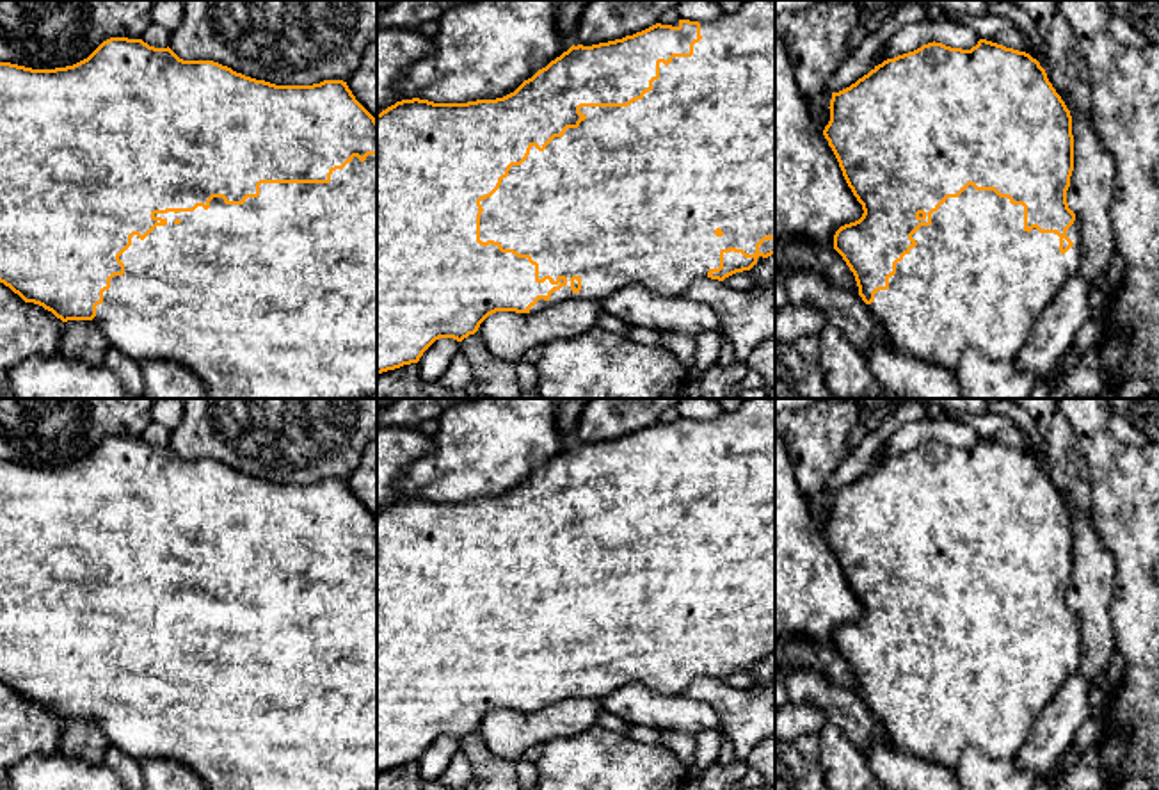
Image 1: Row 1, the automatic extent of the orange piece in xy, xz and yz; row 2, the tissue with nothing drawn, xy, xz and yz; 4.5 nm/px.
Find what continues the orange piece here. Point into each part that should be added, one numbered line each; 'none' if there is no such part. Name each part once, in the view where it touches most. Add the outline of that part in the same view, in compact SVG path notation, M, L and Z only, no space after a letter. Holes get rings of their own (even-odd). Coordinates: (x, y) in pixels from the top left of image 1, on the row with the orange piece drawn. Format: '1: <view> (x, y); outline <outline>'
1: xz (633, 194); outline M745 0L732 14L700 23L702 39L693 44L691 57L674 57L668 66L659 62L659 78L642 100L627 107L581 107L587 116L578 128L567 128L562 137L555 137L544 151L532 146L528 158L521 165L512 165L500 189L482 199L480 240L500 242L503 249L530 254L539 263L539 279L551 276L567 278L567 285L553 292L548 301L539 299L530 313L546 311L569 299L603 301L627 285L643 285L647 290L675 299L688 294L697 278L707 278L711 269L720 267L720 251L736 247L747 254L755 253L755 244L766 237L775 237L775 0Z

